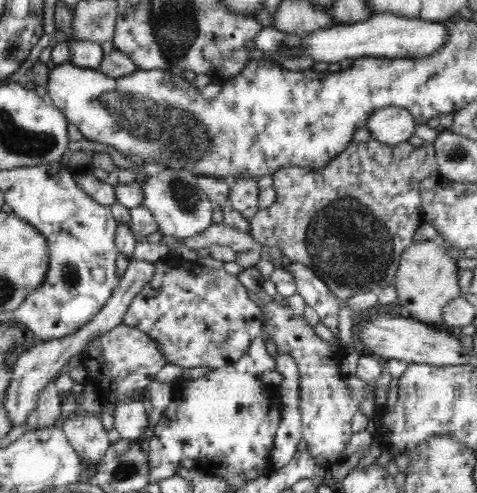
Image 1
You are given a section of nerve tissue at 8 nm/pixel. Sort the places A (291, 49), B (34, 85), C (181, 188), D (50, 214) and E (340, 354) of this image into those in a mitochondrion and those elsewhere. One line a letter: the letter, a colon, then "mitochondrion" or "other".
A: mitochondrion
B: other
C: mitochondrion
D: other
E: other

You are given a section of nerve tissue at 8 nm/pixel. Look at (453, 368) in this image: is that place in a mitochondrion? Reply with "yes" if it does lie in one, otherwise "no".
no

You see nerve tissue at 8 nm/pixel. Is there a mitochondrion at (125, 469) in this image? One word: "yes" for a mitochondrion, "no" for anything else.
yes

